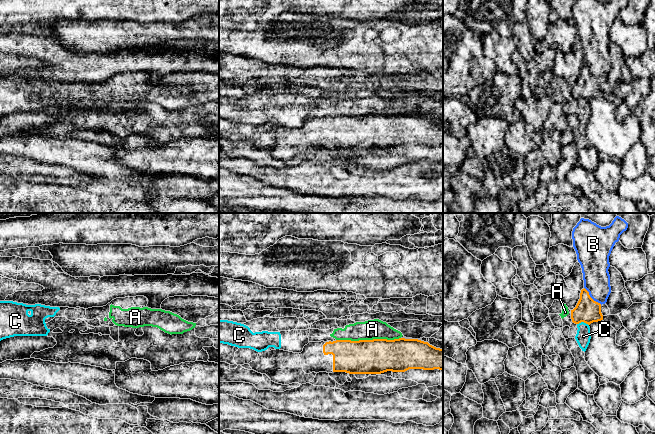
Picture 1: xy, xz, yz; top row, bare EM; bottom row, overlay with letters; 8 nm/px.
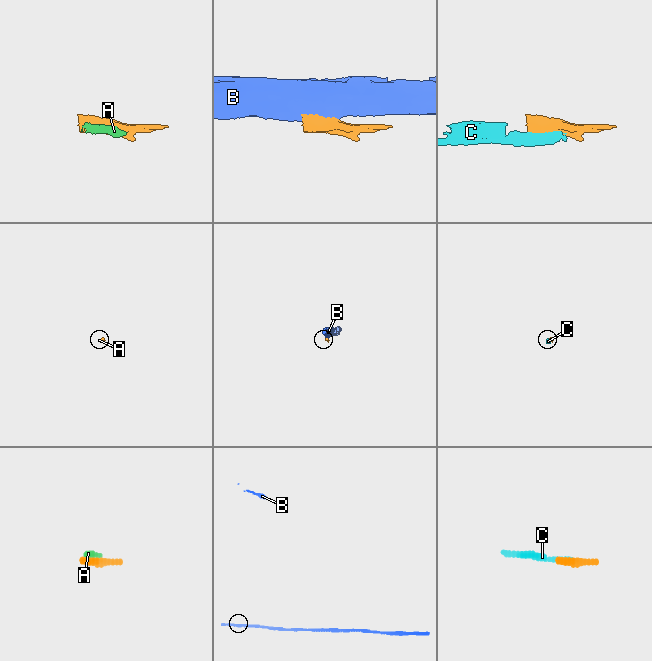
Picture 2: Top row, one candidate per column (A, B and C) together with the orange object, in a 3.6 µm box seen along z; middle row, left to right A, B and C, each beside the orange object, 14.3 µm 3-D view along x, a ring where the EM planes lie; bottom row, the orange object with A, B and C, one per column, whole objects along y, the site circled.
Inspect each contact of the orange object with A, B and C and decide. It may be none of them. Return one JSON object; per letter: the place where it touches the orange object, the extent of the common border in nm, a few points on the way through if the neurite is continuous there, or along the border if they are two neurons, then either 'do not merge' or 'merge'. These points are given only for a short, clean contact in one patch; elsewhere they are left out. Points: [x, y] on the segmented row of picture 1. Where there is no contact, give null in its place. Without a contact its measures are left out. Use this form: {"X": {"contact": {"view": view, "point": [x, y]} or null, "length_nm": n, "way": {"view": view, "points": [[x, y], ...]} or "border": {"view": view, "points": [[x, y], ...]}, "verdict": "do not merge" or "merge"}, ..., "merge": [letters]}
{"A": {"contact": {"view": "xz", "point": [368, 340]}, "length_nm": 500, "verdict": "do not merge"}, "B": {"contact": {"view": "yz", "point": [590, 297]}, "length_nm": 200, "verdict": "do not merge"}, "C": {"contact": {"view": "yz", "point": [583, 321]}, "length_nm": 100, "verdict": "do not merge"}, "merge": []}

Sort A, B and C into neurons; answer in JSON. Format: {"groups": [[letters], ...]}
{"groups": [["A", "C"], ["B"]]}

